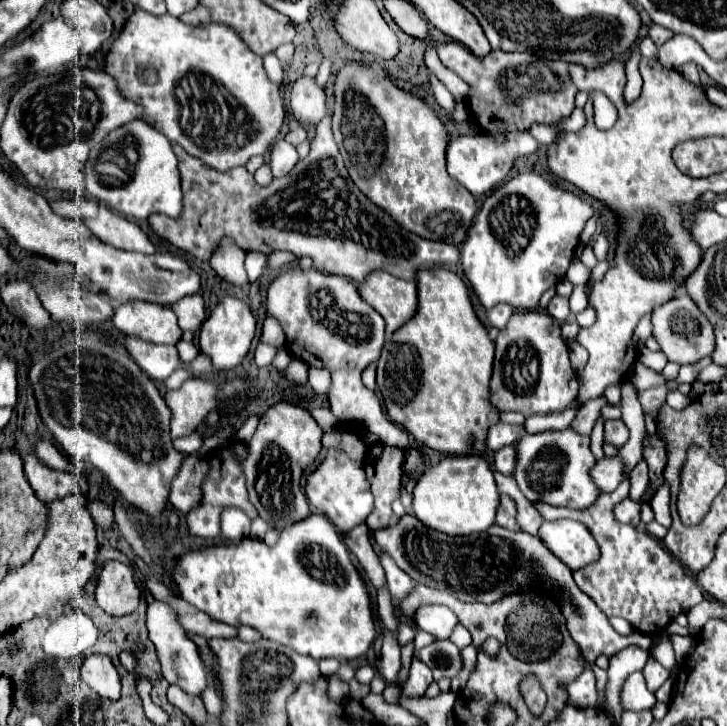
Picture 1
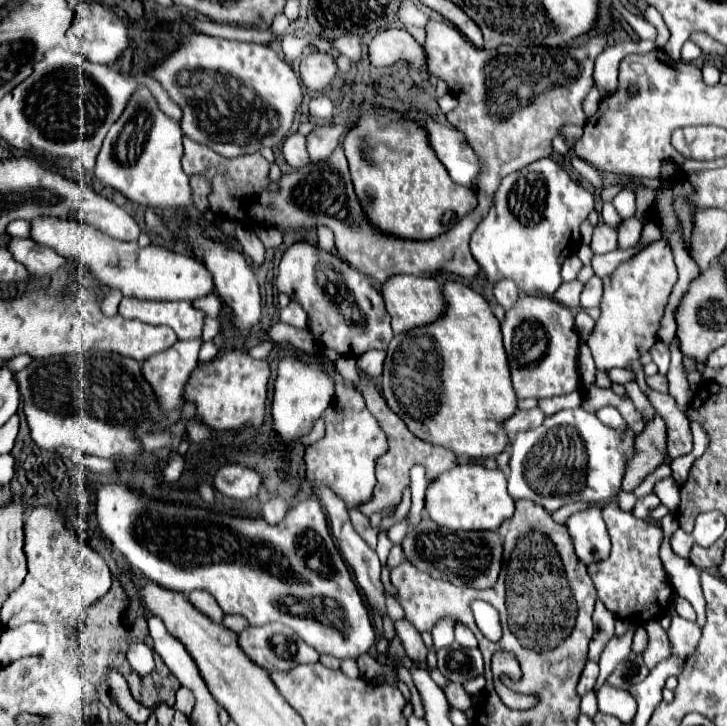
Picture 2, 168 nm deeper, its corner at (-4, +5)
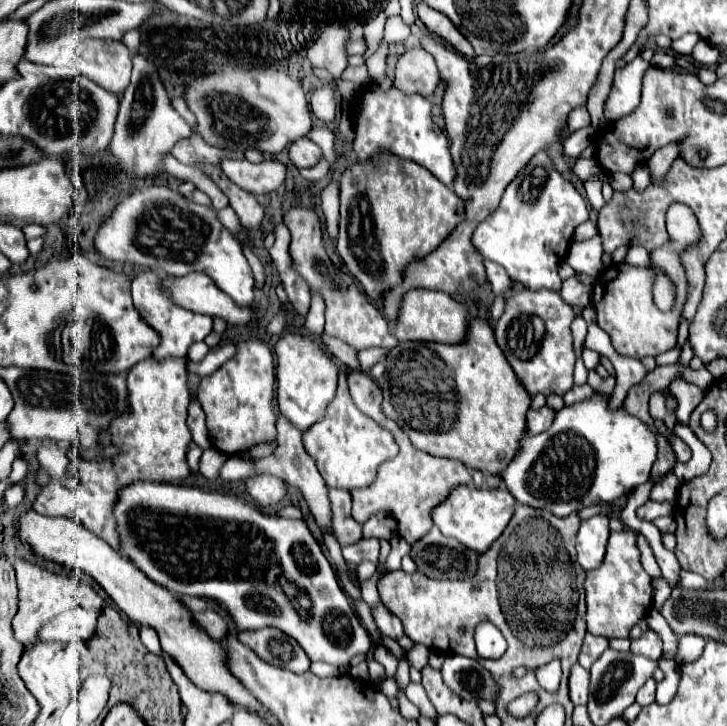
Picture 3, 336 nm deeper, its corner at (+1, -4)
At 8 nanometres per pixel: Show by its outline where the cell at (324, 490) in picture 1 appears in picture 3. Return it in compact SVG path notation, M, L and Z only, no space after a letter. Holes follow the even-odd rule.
M343 371L339 375L337 395L329 403L325 419L315 423L311 431L303 433L303 445L307 453L315 459L317 469L325 479L327 487L347 489L347 491L369 487L375 481L377 467L399 453L393 435L387 431L387 437L381 437L381 427L355 407L355 403L349 397L347 375Z

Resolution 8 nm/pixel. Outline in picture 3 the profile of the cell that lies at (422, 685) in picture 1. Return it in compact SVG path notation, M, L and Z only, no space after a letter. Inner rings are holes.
M379 605L379 607L373 611L373 617L375 617L375 623L377 623L377 627L381 629L381 633L383 633L385 637L399 639L399 637L405 635L401 621L399 621L395 615L391 615L383 605Z

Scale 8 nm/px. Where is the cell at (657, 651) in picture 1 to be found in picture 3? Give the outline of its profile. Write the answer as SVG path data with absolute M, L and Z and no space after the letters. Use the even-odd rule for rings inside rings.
M649 679L649 681L641 687L641 691L639 691L639 695L637 695L637 703L639 703L641 707L647 707L647 705L655 703L655 681L653 681L653 679Z

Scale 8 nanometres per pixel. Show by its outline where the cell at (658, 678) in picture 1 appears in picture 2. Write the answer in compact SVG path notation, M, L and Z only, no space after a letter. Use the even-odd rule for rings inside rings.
M646 622L644 628L648 632L648 646L642 652L642 656L644 656L646 666L654 668L660 660L664 660L664 658L670 656L670 642L668 642L668 636L660 628L658 622Z

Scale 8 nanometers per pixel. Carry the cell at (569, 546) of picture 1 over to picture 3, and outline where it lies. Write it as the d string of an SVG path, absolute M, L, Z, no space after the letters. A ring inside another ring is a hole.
M595 515L581 521L577 535L577 561L589 571L601 565L605 557L605 545L609 539L609 519L605 515Z

